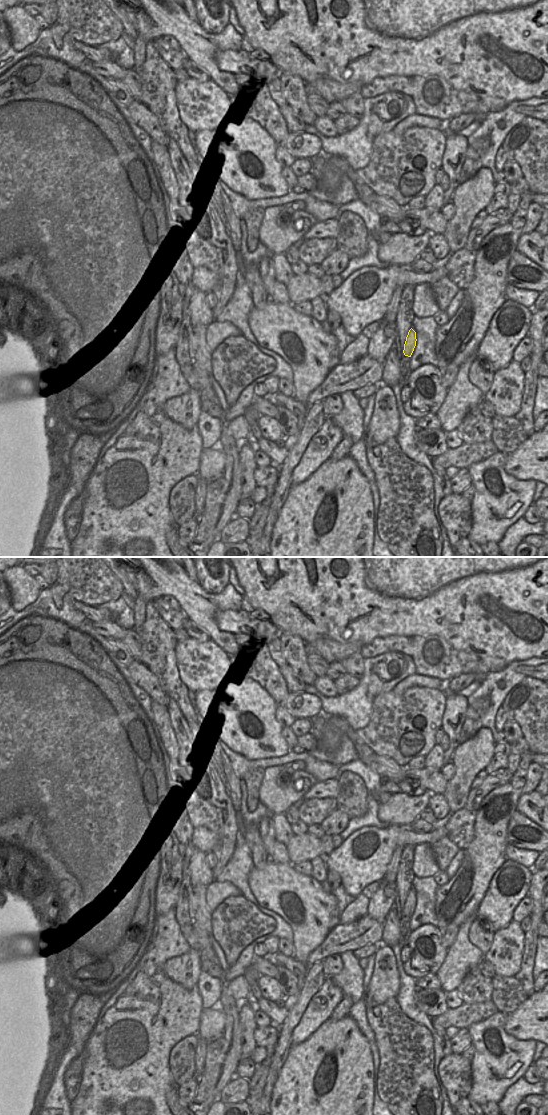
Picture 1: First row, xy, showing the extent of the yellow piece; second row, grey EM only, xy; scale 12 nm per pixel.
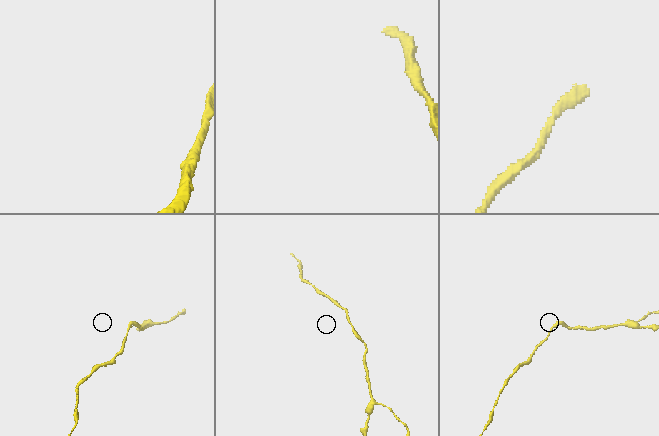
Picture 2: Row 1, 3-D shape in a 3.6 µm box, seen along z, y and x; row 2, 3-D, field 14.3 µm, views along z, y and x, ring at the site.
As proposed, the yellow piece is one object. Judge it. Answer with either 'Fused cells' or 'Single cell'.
Single cell

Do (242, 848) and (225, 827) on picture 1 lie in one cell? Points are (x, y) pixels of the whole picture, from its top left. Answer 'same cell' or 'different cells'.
different cells

